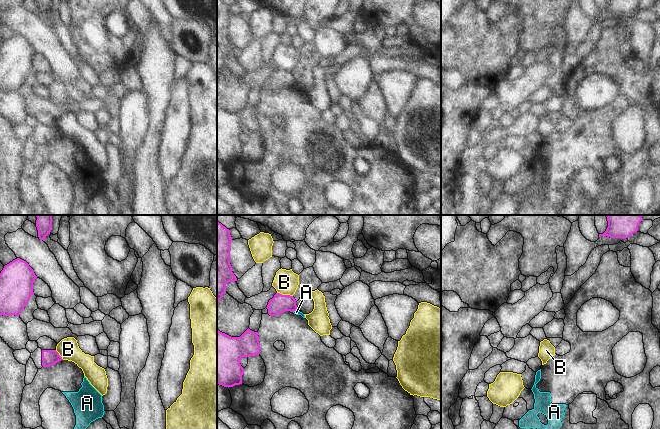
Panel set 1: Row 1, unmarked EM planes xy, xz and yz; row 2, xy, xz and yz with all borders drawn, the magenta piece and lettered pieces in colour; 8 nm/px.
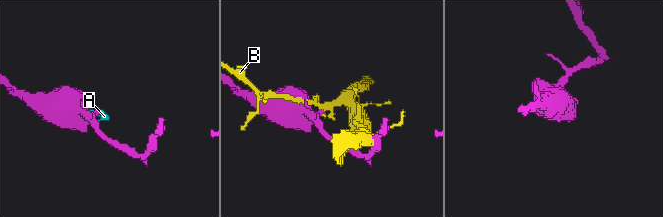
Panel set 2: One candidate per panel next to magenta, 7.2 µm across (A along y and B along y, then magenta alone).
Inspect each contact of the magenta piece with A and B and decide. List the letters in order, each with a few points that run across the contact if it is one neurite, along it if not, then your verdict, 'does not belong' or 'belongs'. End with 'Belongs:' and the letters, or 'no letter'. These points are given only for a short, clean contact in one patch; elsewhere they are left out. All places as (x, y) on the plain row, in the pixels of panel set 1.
A: xz (296, 85), (292, 87) | does not belong
B: does not belong
Belongs: no letter

